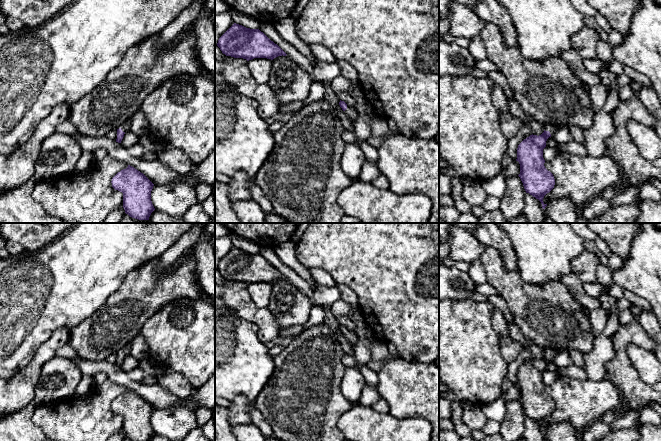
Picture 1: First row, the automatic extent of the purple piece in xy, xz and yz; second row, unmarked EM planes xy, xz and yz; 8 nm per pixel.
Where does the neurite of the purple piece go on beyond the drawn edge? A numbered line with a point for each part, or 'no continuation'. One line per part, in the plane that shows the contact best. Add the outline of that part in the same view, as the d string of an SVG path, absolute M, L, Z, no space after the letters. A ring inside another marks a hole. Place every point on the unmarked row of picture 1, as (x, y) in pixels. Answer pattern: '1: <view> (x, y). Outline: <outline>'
1: yz (552, 353). Outline: M555 349L544 350L544 354L549 355L551 359L554 358L558 353L559 351Z

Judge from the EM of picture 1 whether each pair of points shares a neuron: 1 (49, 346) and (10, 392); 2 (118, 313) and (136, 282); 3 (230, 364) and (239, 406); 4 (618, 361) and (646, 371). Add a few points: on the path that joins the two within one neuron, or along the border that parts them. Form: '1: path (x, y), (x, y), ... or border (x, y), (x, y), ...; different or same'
1: path (40, 358), (30, 374), (22, 382); same
2: path (126, 305), (136, 295), (136, 290); same
3: border (230, 400), (238, 396), (244, 396), (253, 402); different
4: border (628, 344), (626, 355), (629, 361), (649, 385); different

